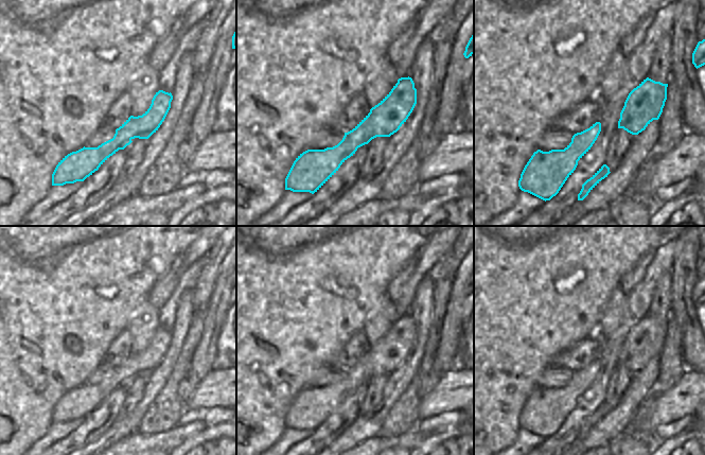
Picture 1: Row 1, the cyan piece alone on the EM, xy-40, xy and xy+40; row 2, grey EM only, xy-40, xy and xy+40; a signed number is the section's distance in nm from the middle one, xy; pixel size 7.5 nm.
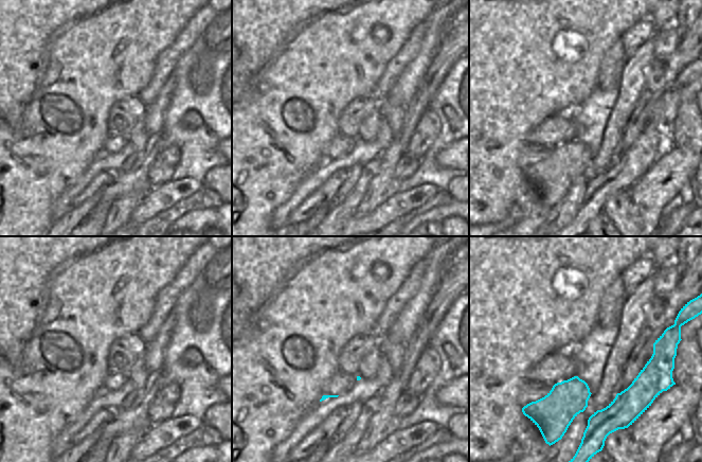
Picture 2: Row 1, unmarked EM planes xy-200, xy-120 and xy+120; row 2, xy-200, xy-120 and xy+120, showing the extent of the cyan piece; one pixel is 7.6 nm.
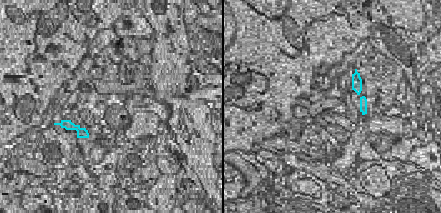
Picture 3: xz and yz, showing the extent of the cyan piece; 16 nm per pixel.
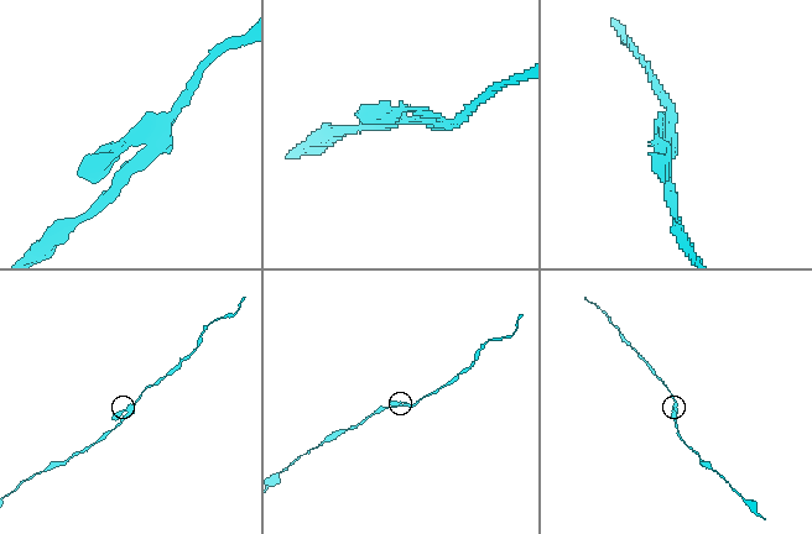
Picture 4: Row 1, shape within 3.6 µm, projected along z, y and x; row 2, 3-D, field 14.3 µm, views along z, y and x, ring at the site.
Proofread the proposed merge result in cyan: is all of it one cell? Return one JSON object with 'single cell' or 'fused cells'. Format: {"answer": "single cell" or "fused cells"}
{"answer": "fused cells"}

